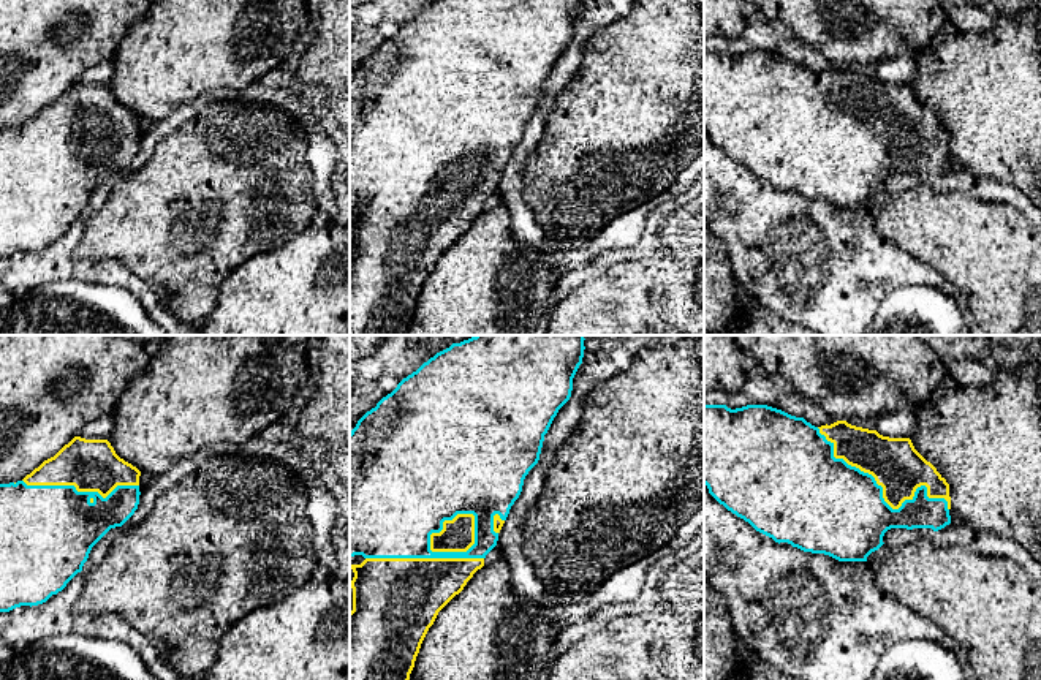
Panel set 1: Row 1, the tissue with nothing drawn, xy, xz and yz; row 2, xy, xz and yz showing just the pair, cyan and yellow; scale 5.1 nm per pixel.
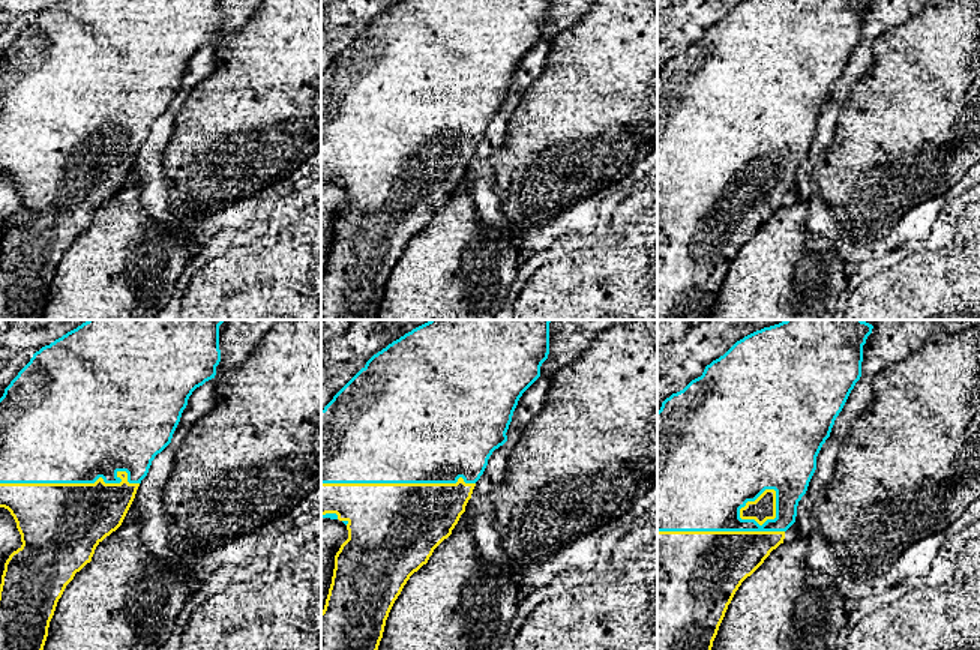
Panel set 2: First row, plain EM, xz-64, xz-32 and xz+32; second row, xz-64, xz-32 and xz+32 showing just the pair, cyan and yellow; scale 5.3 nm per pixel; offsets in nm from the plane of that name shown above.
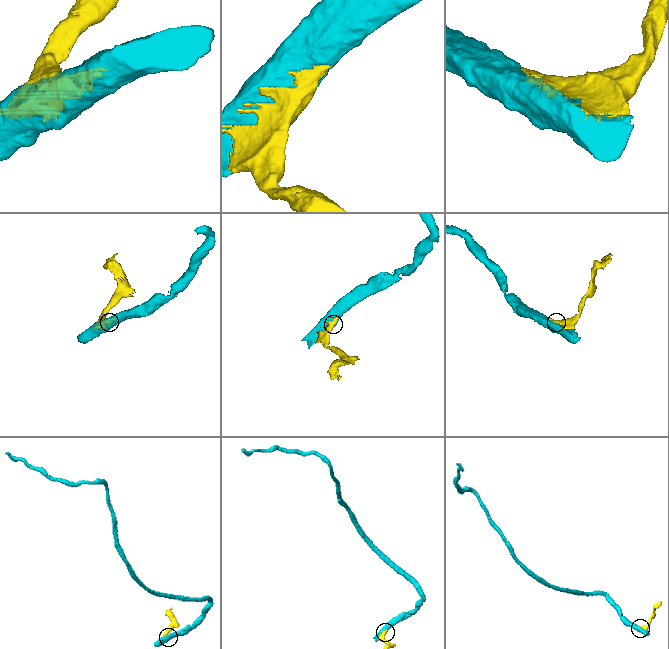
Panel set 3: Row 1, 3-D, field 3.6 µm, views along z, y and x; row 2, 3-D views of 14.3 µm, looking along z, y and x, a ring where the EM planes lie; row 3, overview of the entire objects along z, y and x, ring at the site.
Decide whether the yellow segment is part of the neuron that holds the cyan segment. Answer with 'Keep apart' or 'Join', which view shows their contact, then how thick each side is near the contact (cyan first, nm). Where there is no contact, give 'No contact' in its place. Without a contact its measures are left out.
Join. Touches cyan in yz. Thickness 460 nm (cyan) against 260 nm

